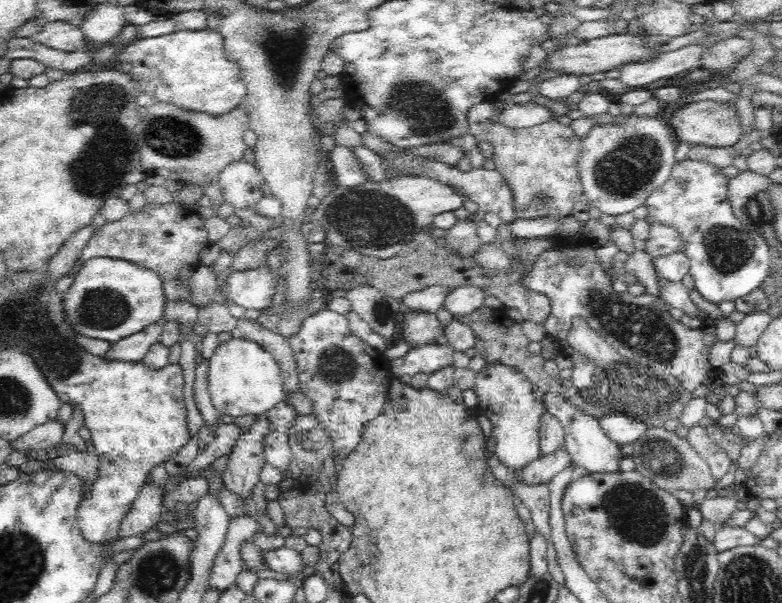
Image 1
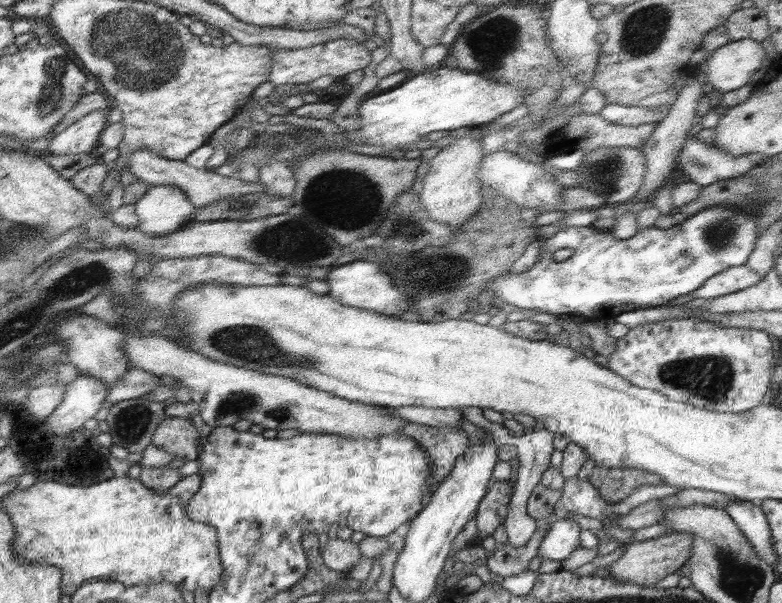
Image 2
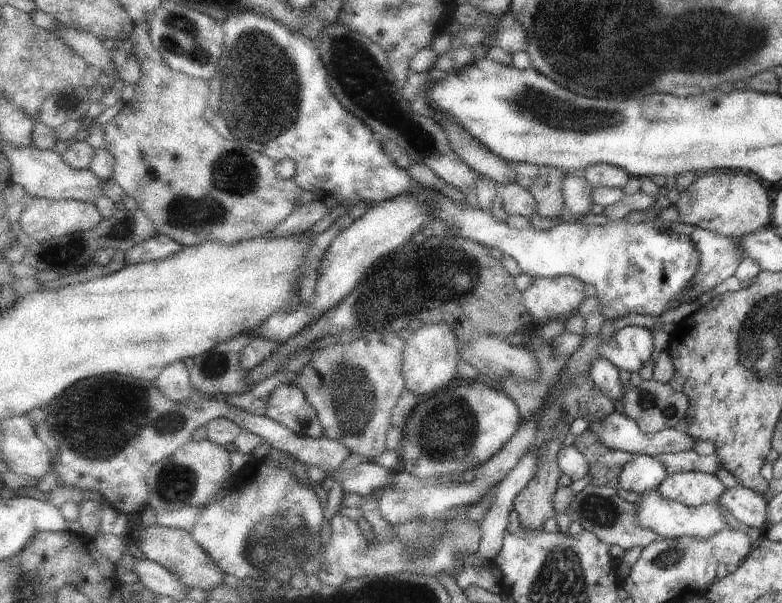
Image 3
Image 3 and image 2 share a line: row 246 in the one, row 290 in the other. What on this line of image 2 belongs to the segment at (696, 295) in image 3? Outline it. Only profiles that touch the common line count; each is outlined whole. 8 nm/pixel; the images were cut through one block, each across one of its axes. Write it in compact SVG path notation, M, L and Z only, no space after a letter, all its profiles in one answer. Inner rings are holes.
M745 264L742 267L733 267L724 273L720 273L720 275L706 281L706 284L700 290L691 292L690 295L679 296L679 298L661 305L671 307L687 303L695 298L718 298L718 296L726 296L750 288L750 286L756 286L761 280L764 280L764 277L750 271Z

